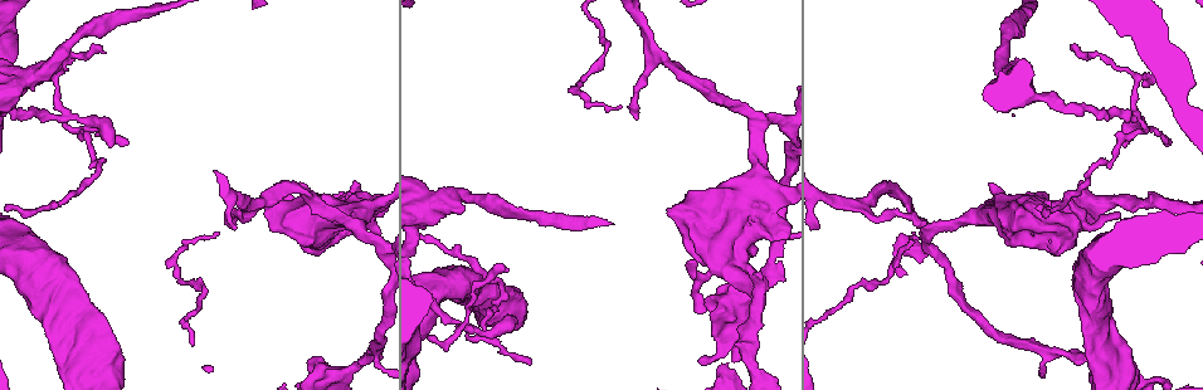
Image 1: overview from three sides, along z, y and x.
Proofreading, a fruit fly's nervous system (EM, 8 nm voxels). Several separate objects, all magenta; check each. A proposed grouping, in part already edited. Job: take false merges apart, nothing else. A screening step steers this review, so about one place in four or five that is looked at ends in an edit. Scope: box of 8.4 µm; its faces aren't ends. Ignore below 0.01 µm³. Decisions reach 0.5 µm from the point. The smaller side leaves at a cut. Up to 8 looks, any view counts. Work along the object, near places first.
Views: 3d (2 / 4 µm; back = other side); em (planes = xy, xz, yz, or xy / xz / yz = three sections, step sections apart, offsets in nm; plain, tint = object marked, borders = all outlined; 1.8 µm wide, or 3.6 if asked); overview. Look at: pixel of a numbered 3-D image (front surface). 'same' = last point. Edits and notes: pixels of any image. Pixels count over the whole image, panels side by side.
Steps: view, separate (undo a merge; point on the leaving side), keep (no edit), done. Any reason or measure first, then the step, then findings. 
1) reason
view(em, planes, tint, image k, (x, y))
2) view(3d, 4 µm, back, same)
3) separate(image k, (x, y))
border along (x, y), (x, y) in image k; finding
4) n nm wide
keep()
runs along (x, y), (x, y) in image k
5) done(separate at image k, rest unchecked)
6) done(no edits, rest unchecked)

abrupt turn
view(em, planes, tint, image 1, (357, 365))

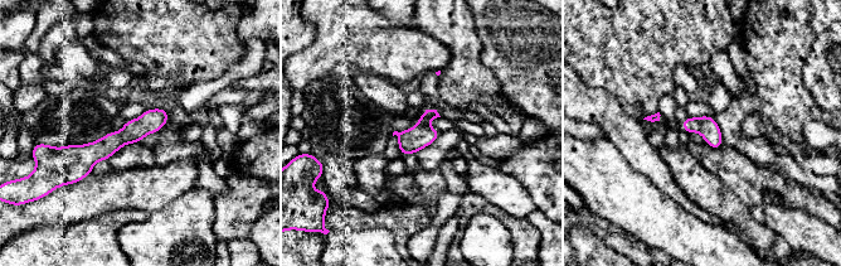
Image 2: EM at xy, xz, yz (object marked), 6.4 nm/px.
keep()
runs along (165, 116), (103, 149), (67, 150) in image 2; all the same neuron

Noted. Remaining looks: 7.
view(em, 3.6 µm, yz, step 8, tint, image 1, (730, 223))

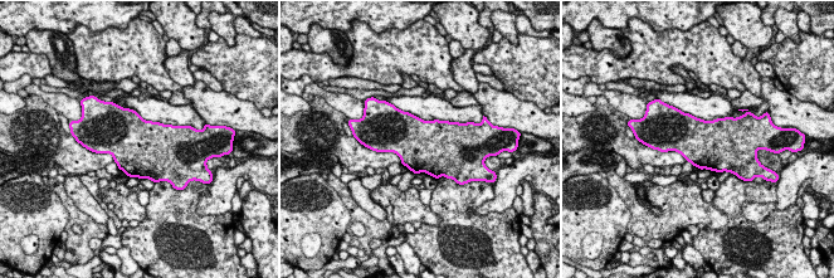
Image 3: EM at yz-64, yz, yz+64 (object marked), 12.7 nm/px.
view(em, 3.6 µm, planes, tint, same)

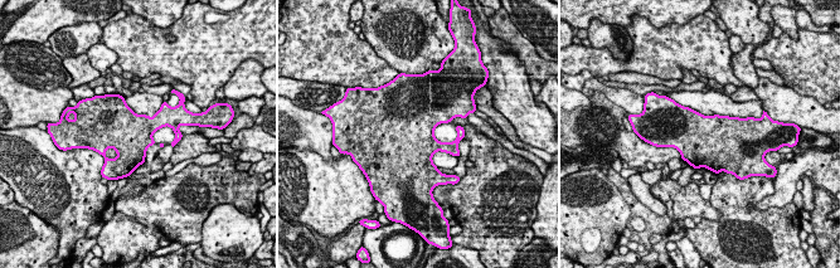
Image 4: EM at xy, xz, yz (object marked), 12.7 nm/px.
keep()
continuous, no second neuron

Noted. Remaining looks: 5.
sharp bend
view(em, planes, tint, image 1, (1138, 117))

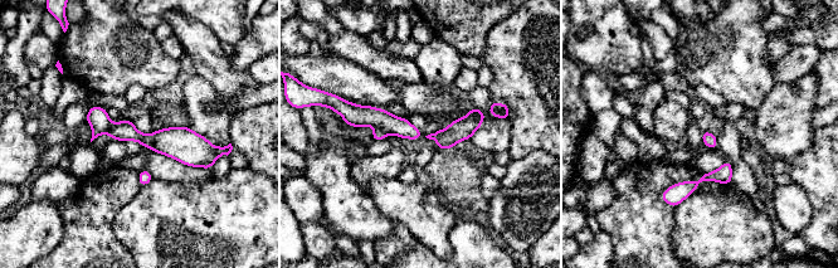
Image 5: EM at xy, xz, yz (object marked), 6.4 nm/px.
separate(image 5, (379, 134))
a second neuron is stuck on

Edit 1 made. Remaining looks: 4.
done(separate at image 5, rest unchecked)

